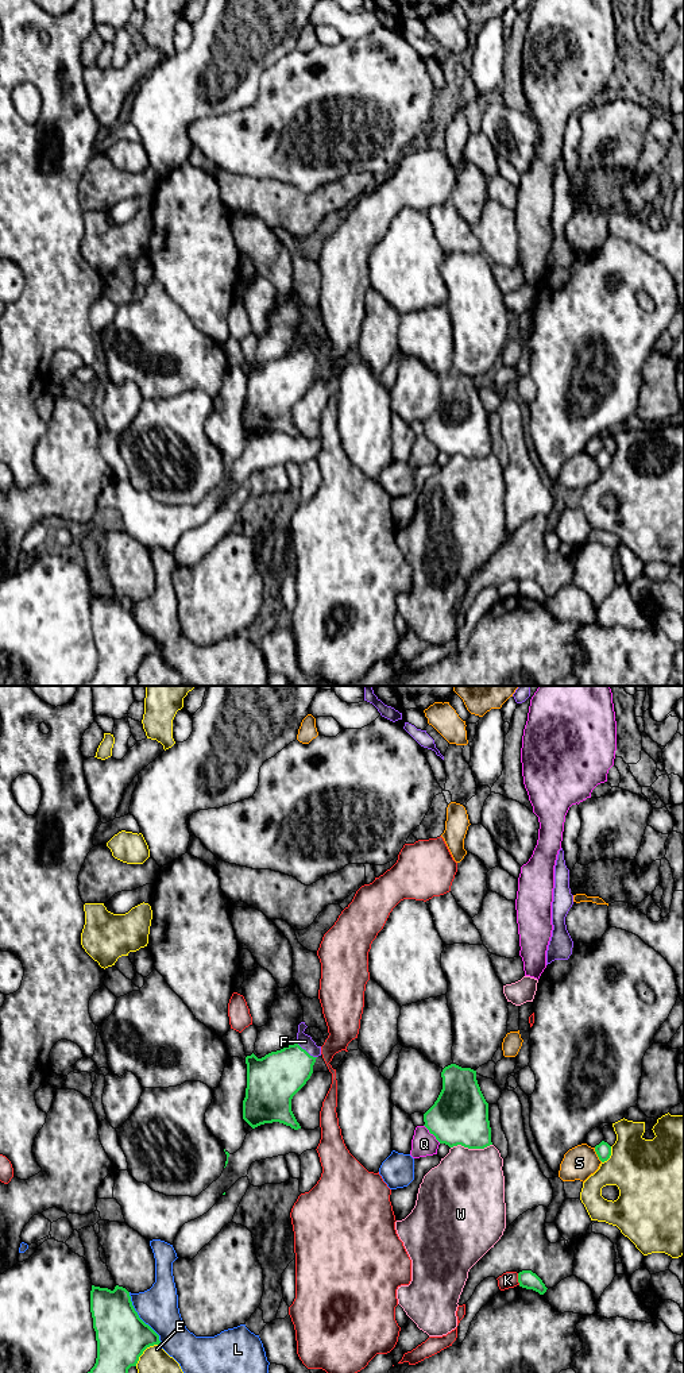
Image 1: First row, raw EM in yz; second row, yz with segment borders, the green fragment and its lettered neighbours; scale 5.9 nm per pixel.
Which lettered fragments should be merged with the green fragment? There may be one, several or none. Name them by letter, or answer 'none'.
F

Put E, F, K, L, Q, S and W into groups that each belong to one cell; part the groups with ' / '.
E / F / K / L / Q / S / W

